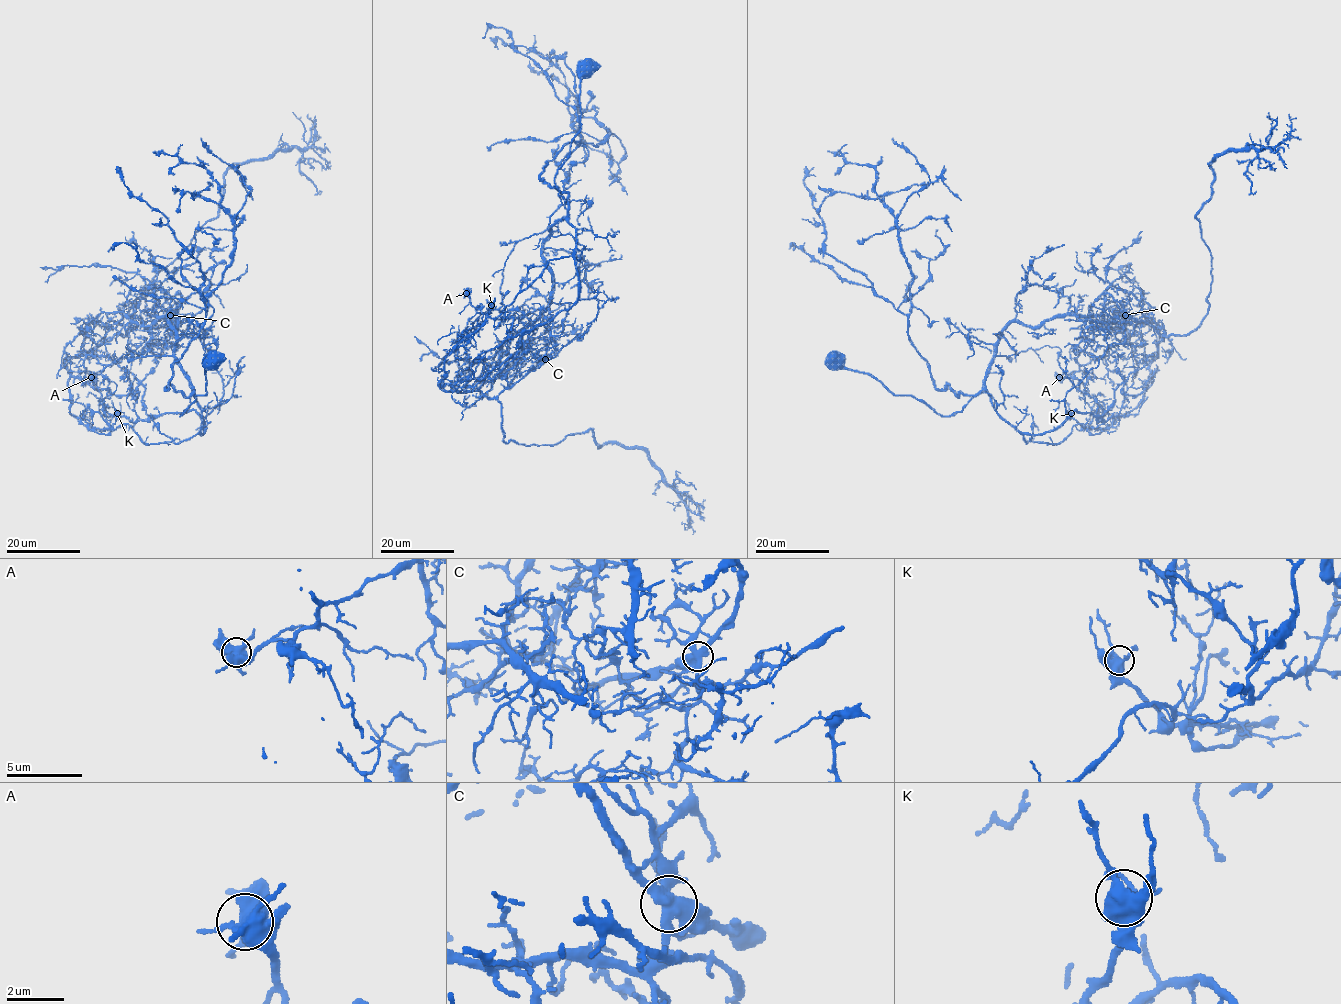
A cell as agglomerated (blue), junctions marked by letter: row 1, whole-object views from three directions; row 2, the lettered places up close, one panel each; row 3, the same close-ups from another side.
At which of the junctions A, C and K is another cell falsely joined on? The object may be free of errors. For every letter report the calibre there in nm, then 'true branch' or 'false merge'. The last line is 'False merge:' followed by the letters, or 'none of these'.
A: 550 nm thick; true branch
C: 550 nm thick; false merge
K: 600 nm thick; true branch
False merge: C

